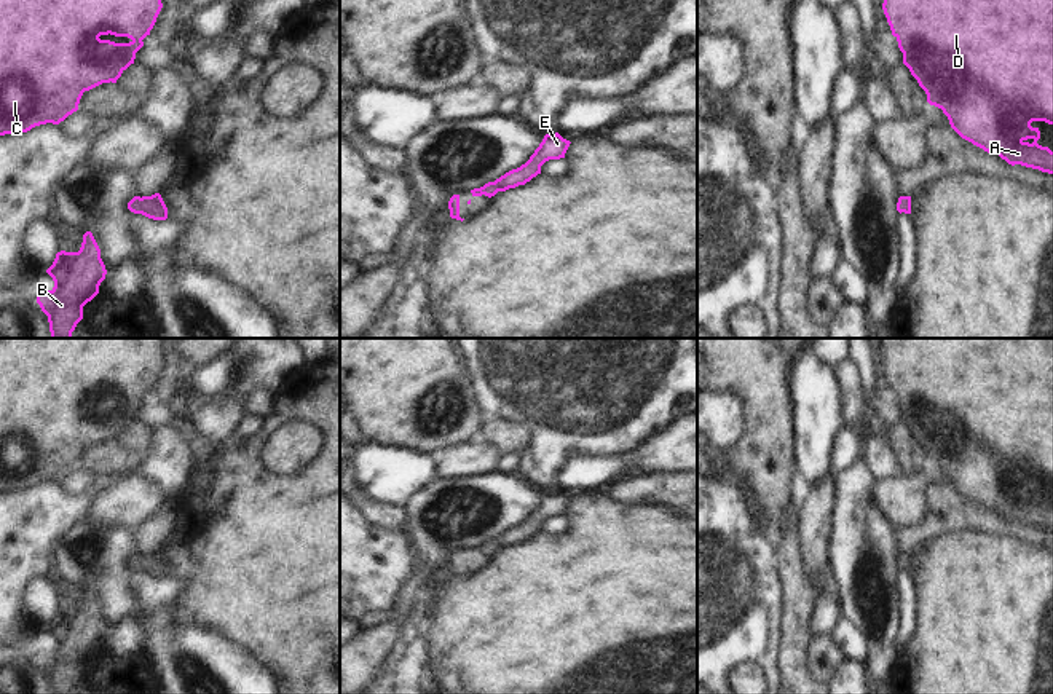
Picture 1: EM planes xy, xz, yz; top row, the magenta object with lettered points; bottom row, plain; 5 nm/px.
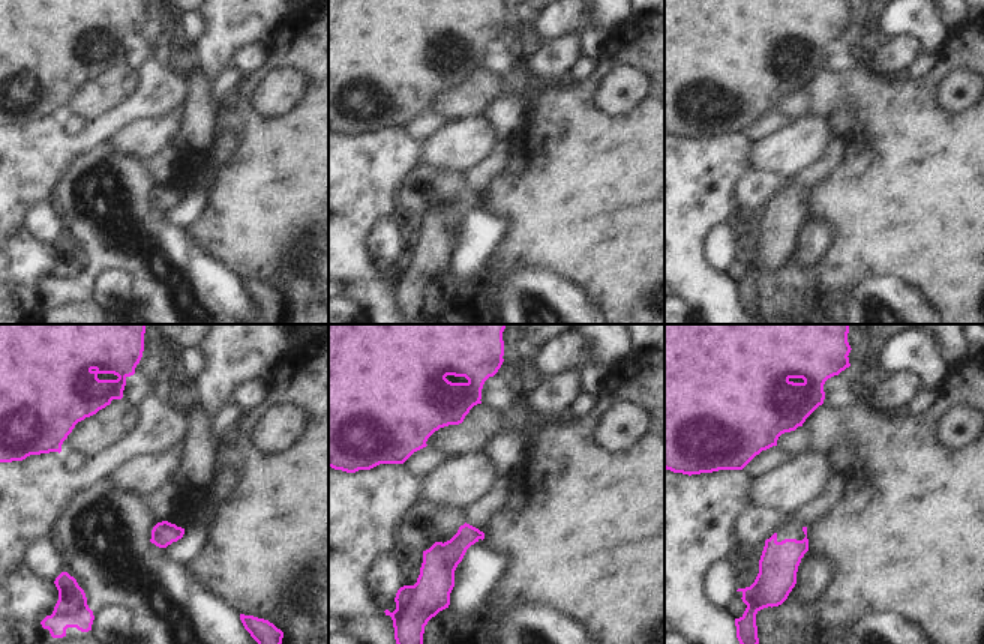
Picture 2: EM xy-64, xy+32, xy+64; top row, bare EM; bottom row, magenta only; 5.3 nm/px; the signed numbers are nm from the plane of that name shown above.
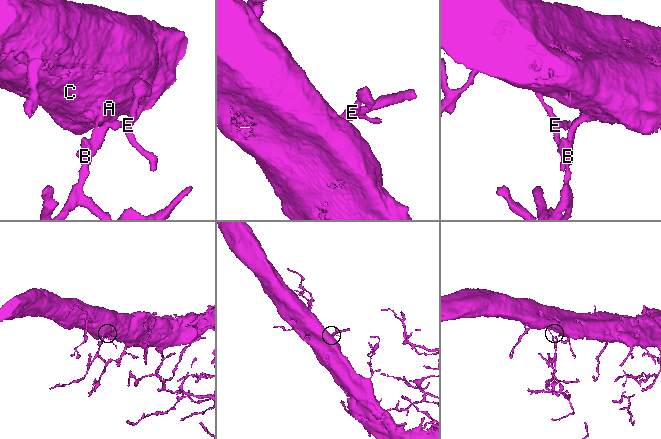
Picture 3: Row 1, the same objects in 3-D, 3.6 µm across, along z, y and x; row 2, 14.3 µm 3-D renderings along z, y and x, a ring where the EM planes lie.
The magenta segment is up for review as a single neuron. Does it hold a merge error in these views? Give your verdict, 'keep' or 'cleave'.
keep

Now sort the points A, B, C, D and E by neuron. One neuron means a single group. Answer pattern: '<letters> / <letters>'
A B C D E

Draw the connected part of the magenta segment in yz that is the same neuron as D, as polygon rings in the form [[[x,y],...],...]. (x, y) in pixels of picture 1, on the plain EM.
[[[881,338],[881,345],[882,367],[903,410],[903,421],[925,448],[927,459],[943,467],[962,496],[984,509],[999,512],[1012,523],[1021,522],[1053,531],[1053,509],[1037,501],[1040,488],[1031,483],[1032,479],[1053,482],[1053,338]]]

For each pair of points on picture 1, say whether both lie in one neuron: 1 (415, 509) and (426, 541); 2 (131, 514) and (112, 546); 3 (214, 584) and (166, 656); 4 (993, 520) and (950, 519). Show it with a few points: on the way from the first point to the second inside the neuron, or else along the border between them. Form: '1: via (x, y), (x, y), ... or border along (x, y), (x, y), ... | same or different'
1: via (418, 517), (426, 533) | same
2: border along (86, 517), (131, 532) | different
3: border along (169, 603), (176, 621), (203, 626), (222, 635) | different
4: via (982, 519), (961, 519) | same

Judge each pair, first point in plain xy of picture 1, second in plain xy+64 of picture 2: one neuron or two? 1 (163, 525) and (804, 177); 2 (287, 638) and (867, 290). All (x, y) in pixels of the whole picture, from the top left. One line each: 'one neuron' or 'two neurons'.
1: one neuron
2: two neurons

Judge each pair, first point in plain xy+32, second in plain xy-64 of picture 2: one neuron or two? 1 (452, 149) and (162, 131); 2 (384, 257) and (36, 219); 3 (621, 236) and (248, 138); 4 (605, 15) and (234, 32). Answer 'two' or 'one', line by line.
1: one
2: one
3: one
4: one

